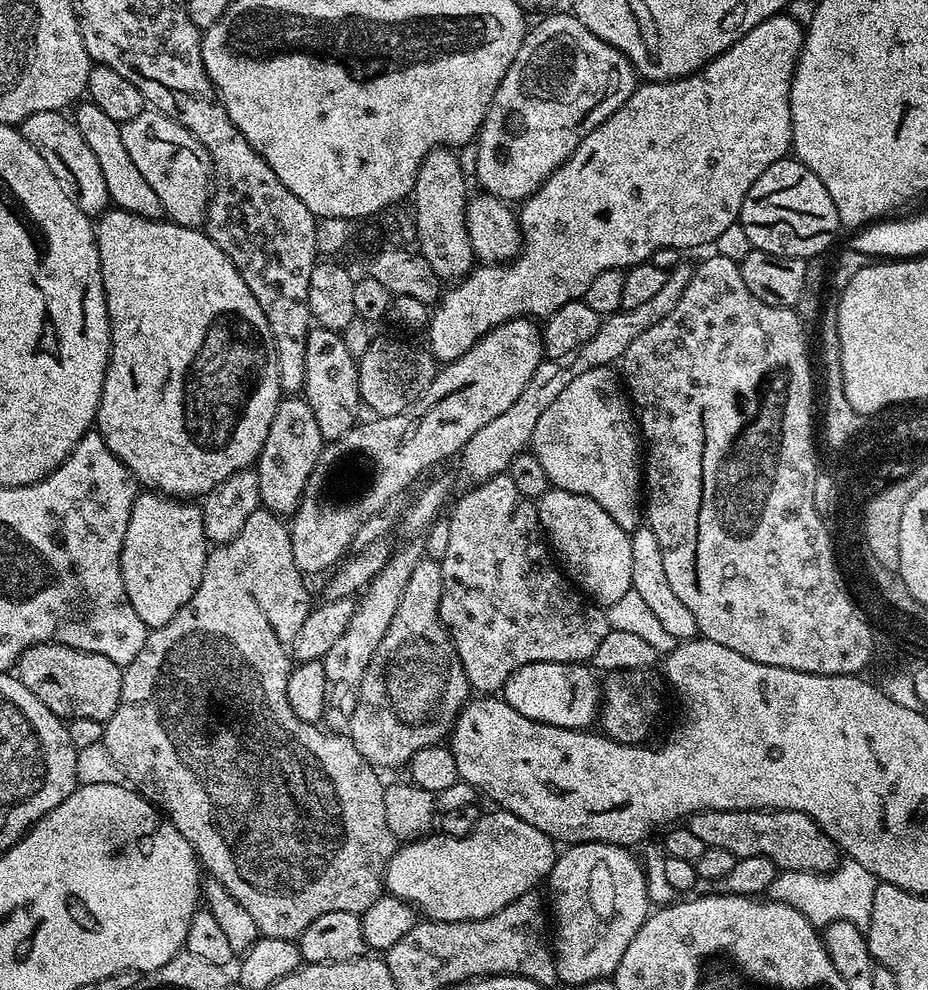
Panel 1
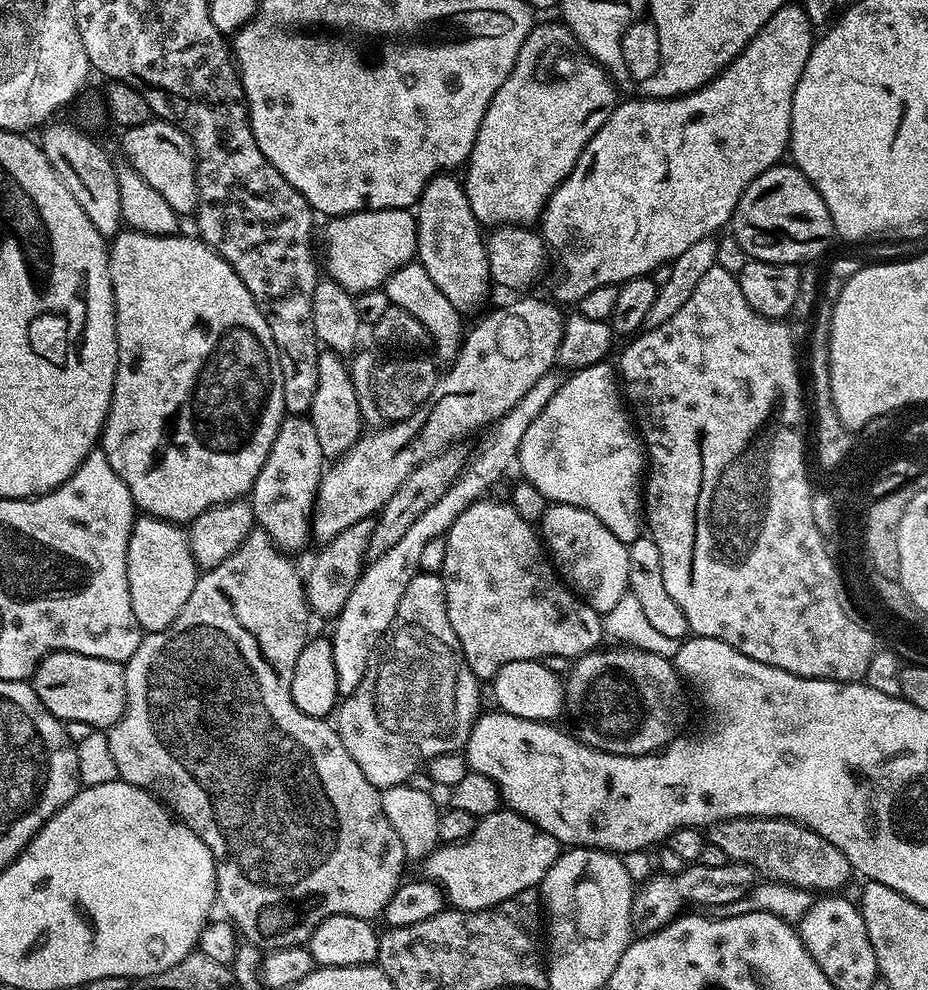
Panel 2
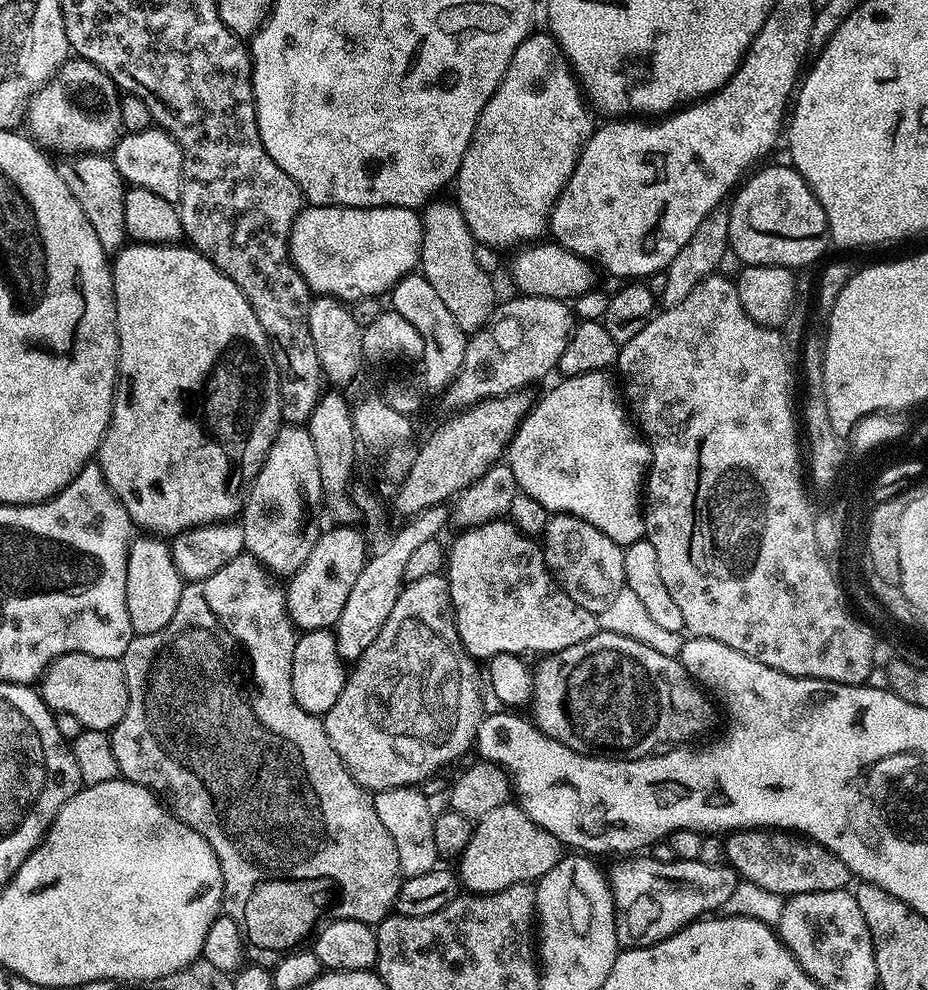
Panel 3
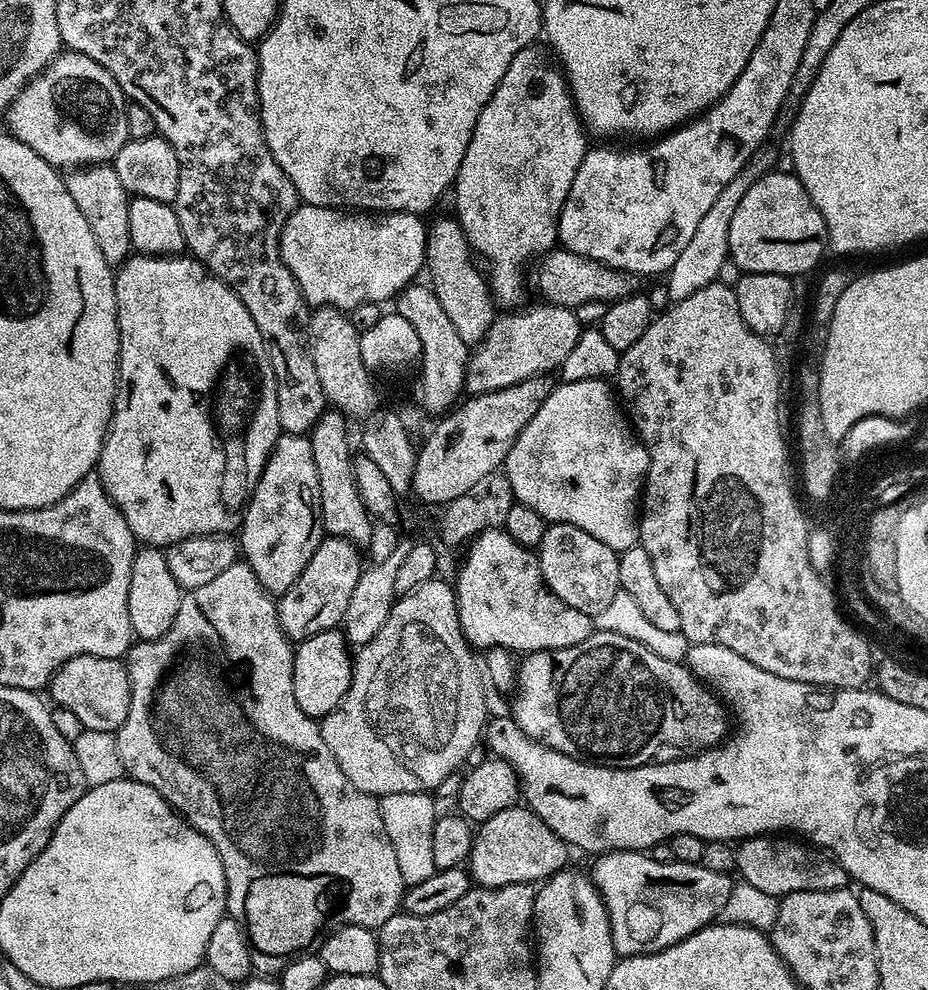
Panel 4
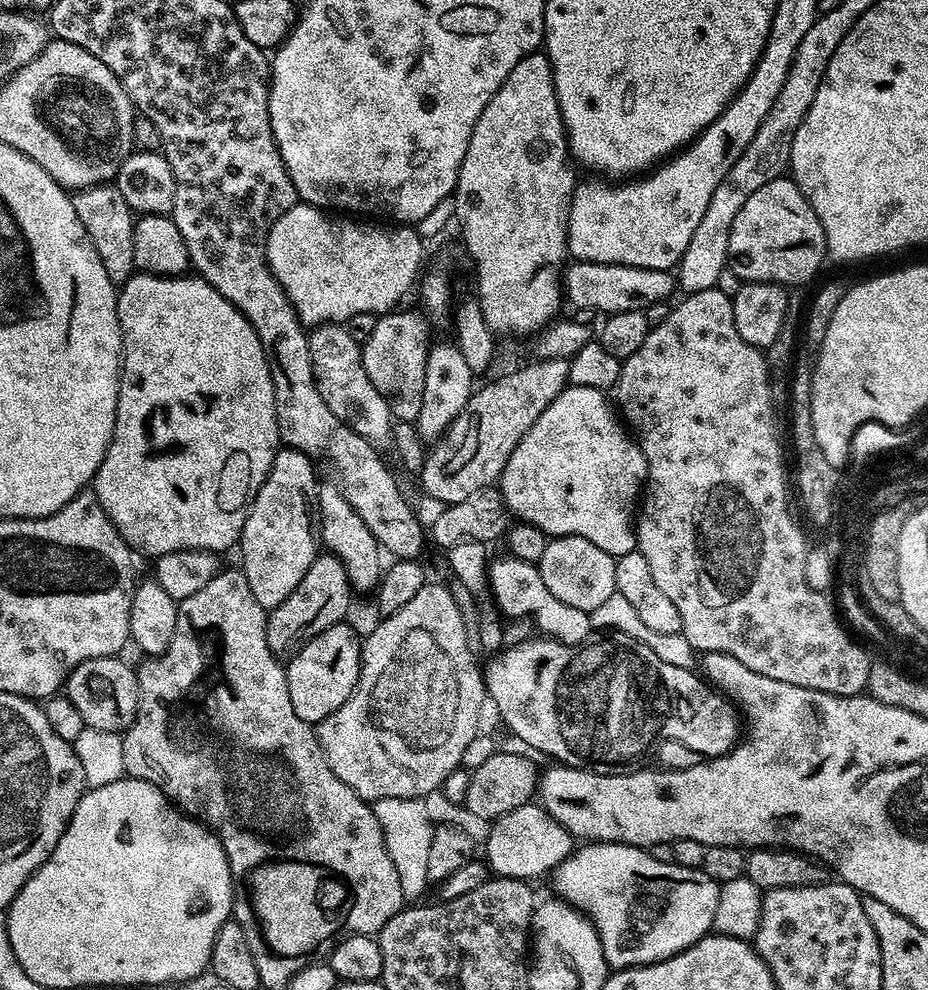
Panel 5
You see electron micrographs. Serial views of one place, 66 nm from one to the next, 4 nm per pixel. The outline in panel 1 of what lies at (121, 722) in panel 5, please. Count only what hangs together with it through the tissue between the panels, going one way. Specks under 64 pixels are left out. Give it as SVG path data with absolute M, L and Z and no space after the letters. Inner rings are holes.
M35 644L20 655L15 675L55 716L69 720L74 717L107 721L121 700L123 669L105 655L78 651L64 644Z

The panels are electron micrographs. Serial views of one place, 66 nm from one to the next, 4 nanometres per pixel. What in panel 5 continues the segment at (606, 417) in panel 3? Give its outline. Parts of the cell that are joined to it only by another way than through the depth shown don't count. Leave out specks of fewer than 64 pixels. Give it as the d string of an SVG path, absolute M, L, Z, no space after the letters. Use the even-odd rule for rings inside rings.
M575 386L565 388L562 394L558 394L554 398L554 402L550 402L550 406L546 406L546 410L542 410L538 422L534 422L534 426L530 426L530 430L526 430L522 442L518 442L518 446L514 446L514 450L504 467L504 472L499 478L498 489L501 498L504 500L505 509L513 517L516 515L515 519L517 521L534 525L535 528L542 530L545 536L549 538L557 536L581 536L586 538L586 542L594 542L594 546L600 547L601 550L606 550L606 554L617 557L637 551L634 513L638 508L638 497L642 492L642 482L647 481L648 478L648 463L639 443L626 431L621 417L614 411L610 400L610 405L608 405L607 399L609 400L609 397L605 393L593 388L577 388Z

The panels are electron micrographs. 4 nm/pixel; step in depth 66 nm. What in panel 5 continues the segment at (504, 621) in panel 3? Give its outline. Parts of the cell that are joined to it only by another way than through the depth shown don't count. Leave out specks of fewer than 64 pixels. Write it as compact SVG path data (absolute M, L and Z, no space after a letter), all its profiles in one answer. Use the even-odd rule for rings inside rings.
M504 554L501 560L491 561L487 569L487 587L496 588L496 604L506 615L529 616L544 631L541 633L545 637L557 640L562 646L583 645L593 635L591 615L578 610L578 606L566 606L566 602L558 602L558 598L546 590L546 582L542 582L542 574L537 565Z

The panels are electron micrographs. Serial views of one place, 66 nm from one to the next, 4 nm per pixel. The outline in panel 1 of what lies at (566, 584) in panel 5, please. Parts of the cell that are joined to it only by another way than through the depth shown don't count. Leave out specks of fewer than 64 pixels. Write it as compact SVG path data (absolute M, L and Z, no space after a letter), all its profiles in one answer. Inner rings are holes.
M549 487L548 491L540 495L536 513L555 559L562 565L563 571L573 585L593 604L598 604L606 610L611 604L618 602L622 594L632 591L630 578L632 537L629 532L622 530L622 526L618 526L618 522L614 522L614 518L610 518L610 514L606 514L606 510L602 510L602 506L598 506L598 502L594 502L594 498L586 498L570 490Z

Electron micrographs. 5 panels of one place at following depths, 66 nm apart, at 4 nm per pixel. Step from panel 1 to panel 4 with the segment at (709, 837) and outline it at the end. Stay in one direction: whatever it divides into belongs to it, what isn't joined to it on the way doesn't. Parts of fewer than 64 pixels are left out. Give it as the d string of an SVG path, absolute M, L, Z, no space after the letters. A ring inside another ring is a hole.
M780 834L747 836L745 840L739 841L734 849L735 871L740 872L739 879L777 898L802 890L842 890L850 884L846 869L832 859L829 853L796 838L785 838Z

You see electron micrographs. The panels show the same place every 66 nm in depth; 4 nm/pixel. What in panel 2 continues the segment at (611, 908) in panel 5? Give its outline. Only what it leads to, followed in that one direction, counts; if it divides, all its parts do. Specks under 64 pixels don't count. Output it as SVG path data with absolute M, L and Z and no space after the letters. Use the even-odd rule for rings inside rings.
M699 862L689 863L680 872L656 874L653 880L635 889L632 898L632 926L637 933L647 934L664 928L669 921L685 911L687 904L701 904L704 910L719 910L723 904L733 904L747 896L748 891L758 883L758 874L748 864L729 862L726 866L702 866Z

